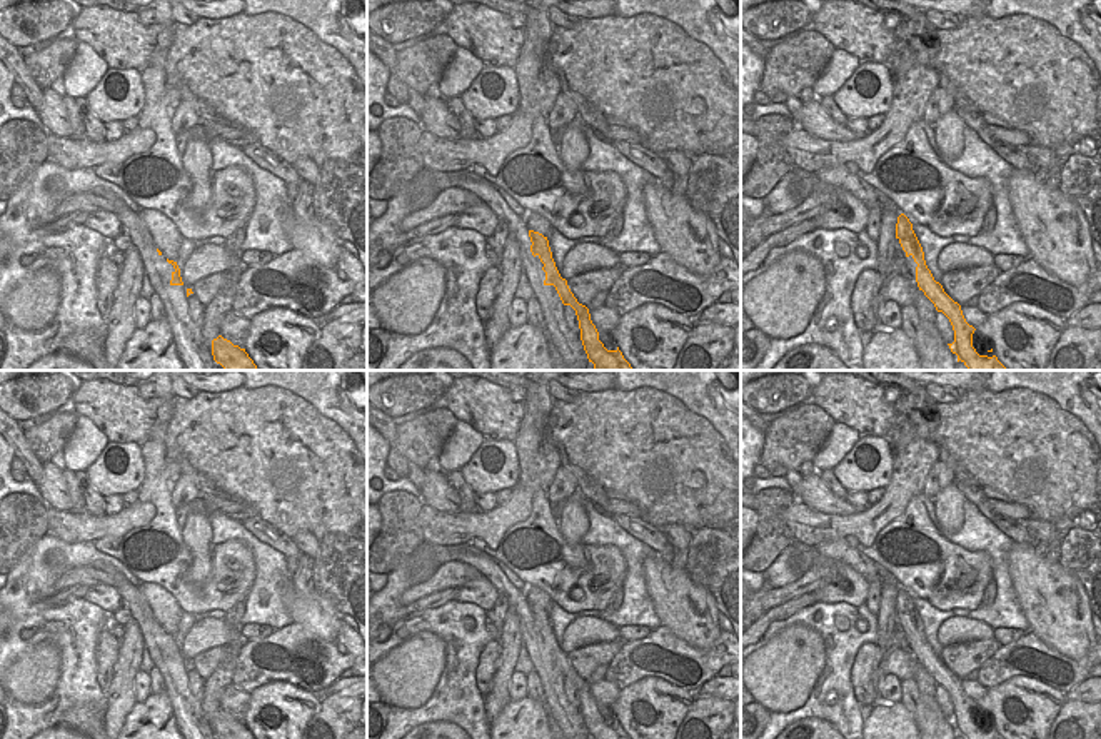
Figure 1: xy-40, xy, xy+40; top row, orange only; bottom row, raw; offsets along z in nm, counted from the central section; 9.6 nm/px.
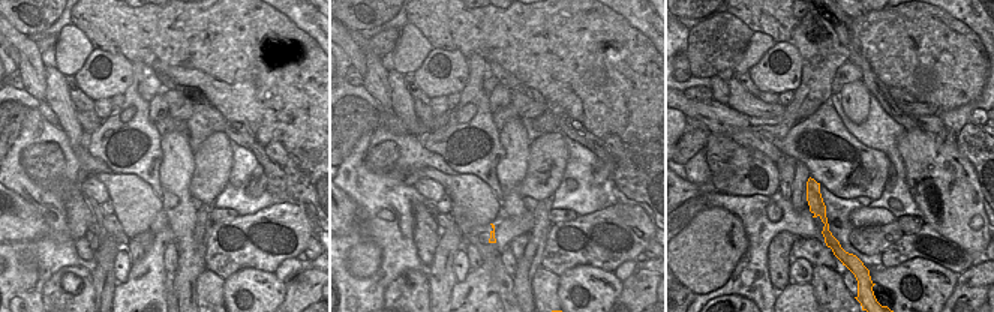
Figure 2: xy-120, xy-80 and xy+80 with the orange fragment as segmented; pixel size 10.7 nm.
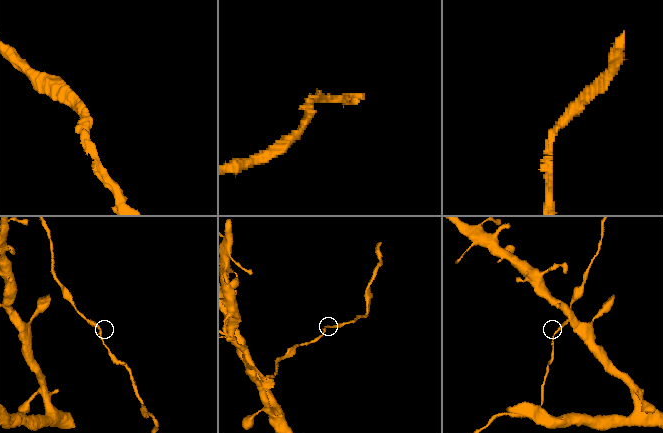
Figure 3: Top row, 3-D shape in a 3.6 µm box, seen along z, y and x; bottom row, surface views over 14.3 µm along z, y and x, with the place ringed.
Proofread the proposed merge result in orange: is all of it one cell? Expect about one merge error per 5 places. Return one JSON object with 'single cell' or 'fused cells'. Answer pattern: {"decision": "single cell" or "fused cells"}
{"decision": "single cell"}

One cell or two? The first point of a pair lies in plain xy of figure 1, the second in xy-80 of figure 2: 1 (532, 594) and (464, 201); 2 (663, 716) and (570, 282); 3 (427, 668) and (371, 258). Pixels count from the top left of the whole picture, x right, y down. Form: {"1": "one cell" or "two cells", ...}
{"1": "one cell", "2": "one cell", "3": "one cell"}

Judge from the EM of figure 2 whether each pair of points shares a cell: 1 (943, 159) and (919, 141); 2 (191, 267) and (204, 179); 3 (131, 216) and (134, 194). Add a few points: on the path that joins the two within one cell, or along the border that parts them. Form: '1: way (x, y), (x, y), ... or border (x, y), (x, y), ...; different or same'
1: way (937, 159), (925, 147); same
2: border (192, 159), (191, 195); different
3: way (134, 210), (134, 200); same

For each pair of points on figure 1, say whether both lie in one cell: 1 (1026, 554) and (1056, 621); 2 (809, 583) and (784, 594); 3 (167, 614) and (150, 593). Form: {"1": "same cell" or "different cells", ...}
{"1": "same cell", "2": "same cell", "3": "same cell"}

